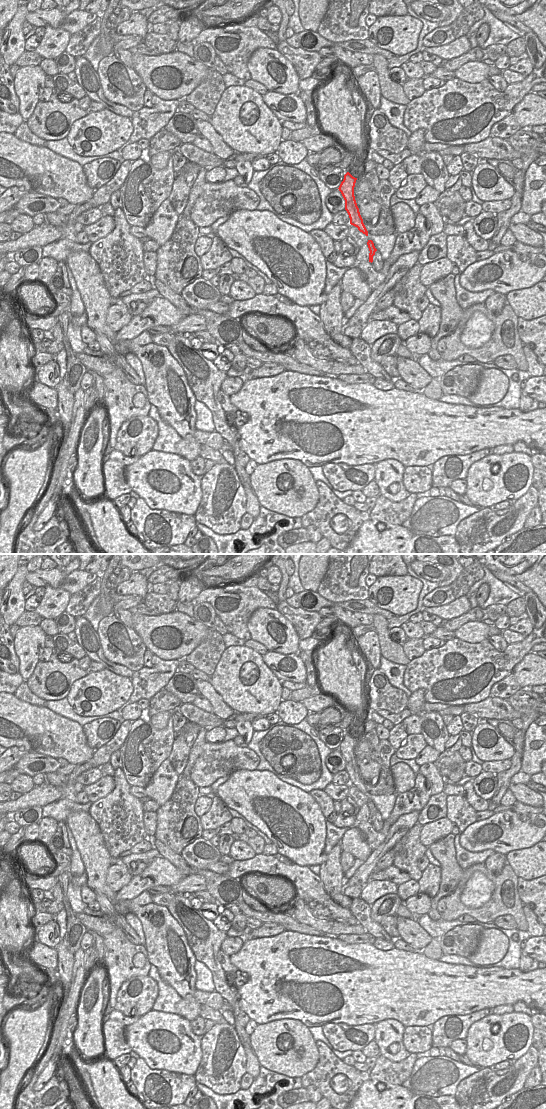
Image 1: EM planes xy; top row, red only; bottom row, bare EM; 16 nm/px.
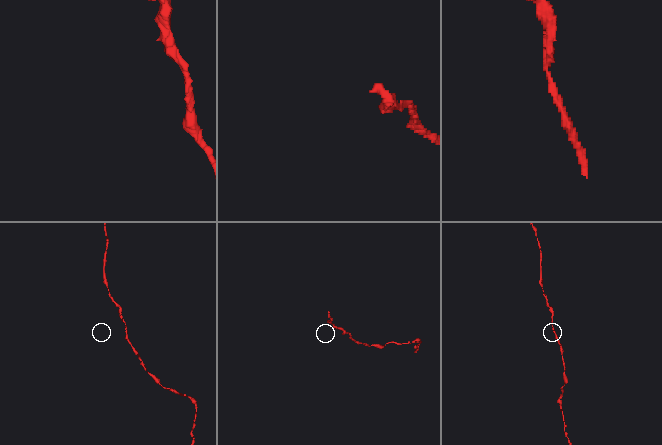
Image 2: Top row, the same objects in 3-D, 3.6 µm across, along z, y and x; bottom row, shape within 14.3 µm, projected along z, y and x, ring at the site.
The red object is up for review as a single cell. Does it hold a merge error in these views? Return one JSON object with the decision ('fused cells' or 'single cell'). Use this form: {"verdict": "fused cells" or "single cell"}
{"verdict": "single cell"}

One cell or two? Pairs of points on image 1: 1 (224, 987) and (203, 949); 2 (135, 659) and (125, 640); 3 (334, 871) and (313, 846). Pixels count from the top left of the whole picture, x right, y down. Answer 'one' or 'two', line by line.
1: one
2: one
3: two

